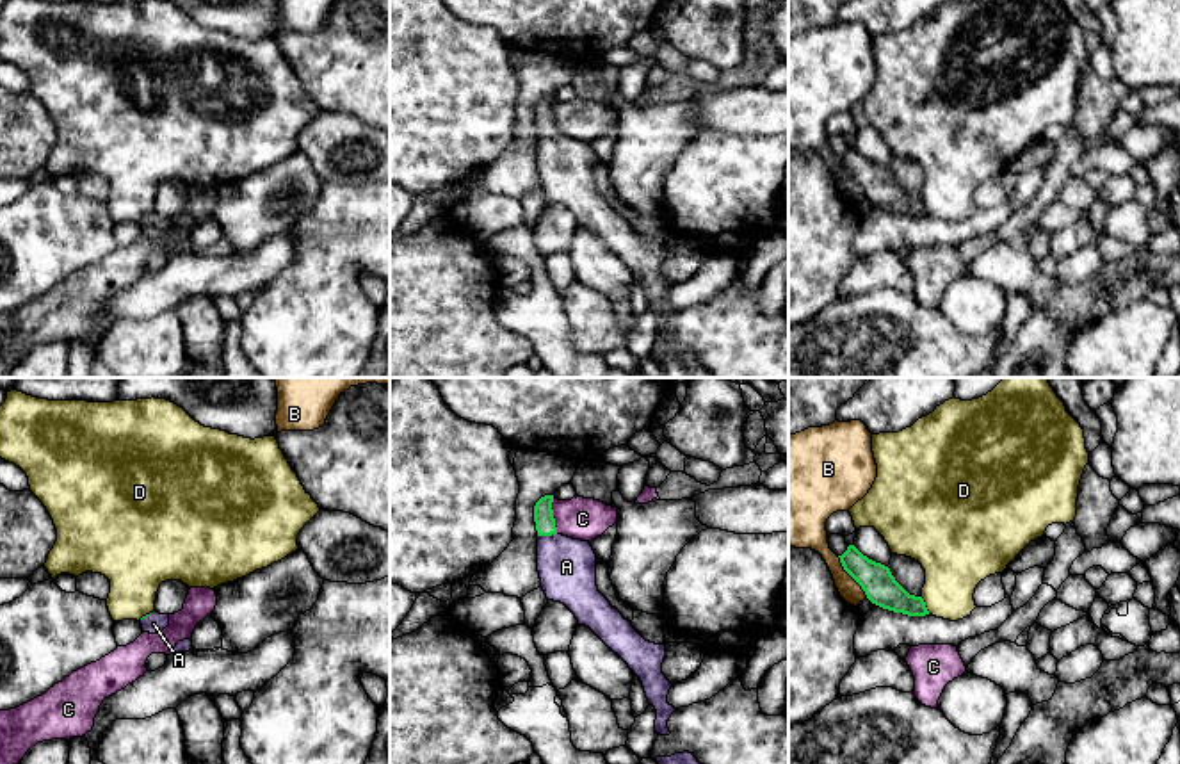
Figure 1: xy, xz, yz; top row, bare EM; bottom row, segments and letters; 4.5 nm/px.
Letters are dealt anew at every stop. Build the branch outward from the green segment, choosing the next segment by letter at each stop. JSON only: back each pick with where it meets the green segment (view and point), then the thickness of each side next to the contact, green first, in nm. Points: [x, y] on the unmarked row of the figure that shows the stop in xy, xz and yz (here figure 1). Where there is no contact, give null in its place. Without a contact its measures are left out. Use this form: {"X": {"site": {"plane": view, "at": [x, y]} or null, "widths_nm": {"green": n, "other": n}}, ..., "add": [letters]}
{"A": {"site": {"plane": "xz", "at": [547, 136]}, "widths_nm": {"green": 100, "other": 260}}, "add": ["A"]}

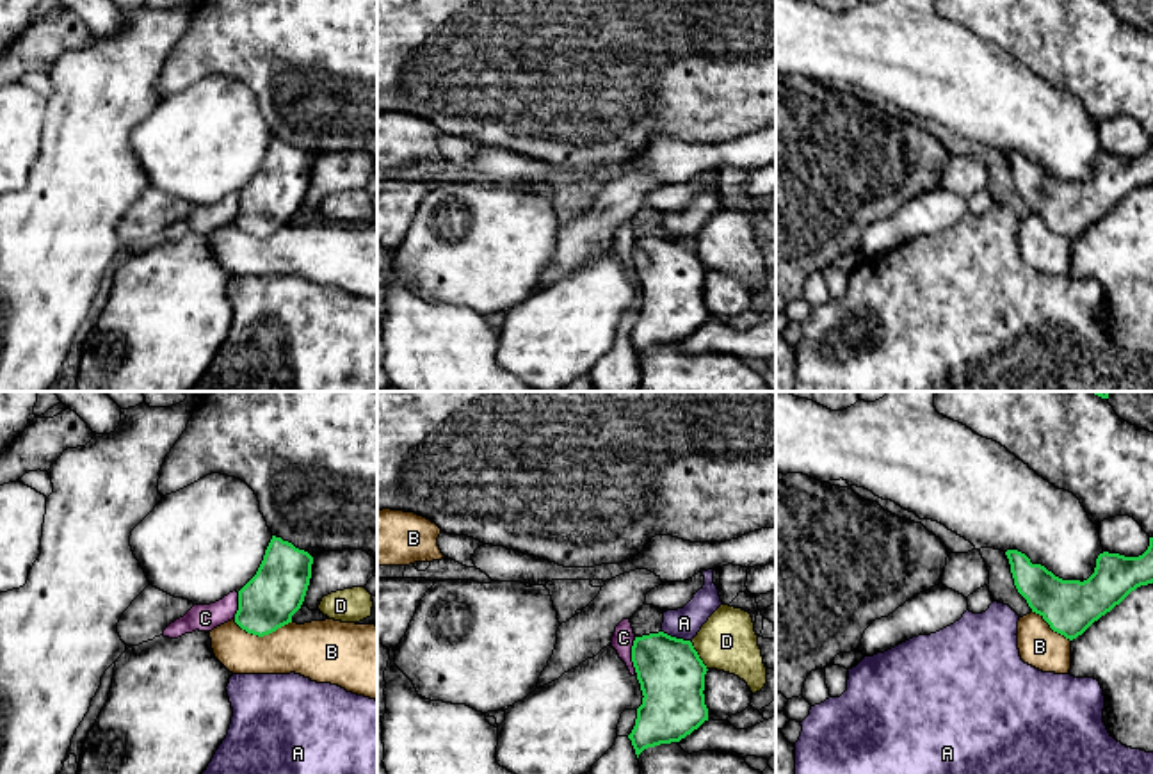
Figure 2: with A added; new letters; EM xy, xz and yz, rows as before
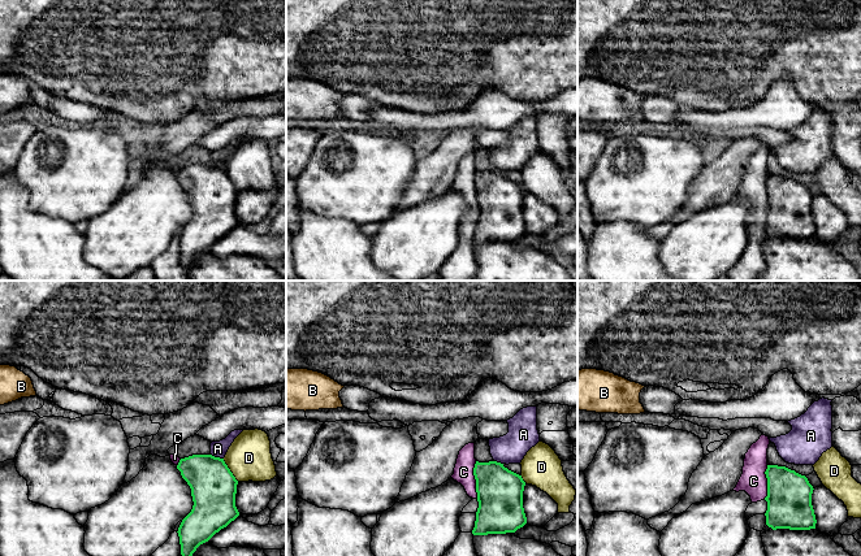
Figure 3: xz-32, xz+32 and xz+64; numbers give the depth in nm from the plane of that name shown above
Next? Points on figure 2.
{"add": []}

